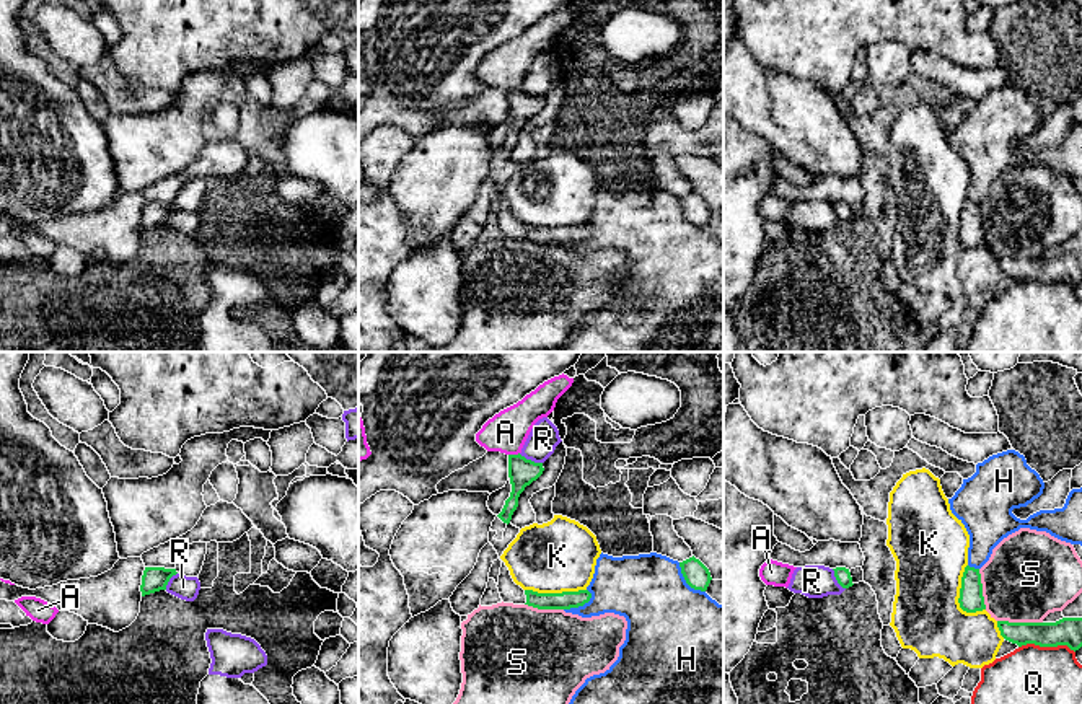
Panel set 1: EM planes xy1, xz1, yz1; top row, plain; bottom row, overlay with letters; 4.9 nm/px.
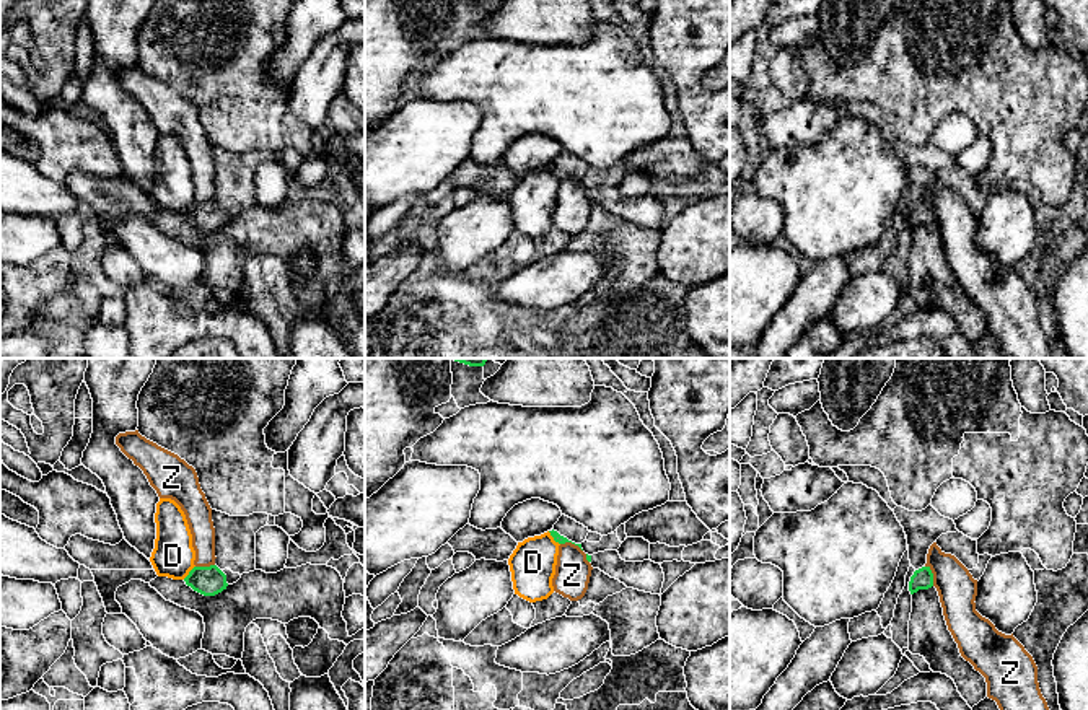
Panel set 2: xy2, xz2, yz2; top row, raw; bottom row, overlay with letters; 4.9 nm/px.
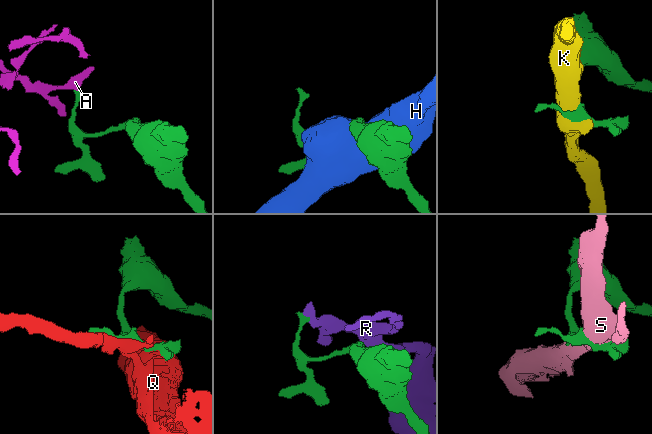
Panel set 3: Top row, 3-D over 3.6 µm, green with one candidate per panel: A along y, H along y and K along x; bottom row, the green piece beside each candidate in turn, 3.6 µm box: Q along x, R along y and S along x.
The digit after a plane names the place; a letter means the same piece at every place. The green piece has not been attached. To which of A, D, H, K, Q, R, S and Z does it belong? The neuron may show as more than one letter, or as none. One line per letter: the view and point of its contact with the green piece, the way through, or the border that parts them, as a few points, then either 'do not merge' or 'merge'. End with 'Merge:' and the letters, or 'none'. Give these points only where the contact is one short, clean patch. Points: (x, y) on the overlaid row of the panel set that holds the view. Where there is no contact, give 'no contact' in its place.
A: contact xz1 (514, 455); border xz1 (519, 452), (509, 455); do not merge
D: contact xz2 (552, 536); do not merge
H: contact xz1 (686, 582); do not merge
K: contact yz1 (960, 594); do not merge
Q: contact yz1 (1046, 646); do not merge
R: contact xz1 (530, 460); border xz1 (519, 453), (541, 463); do not merge
S: contact yz1 (1020, 623); do not merge
Z: contact yz2 (932, 575); border yz2 (925, 565), (932, 574), (934, 585); do not merge
Merge: none

